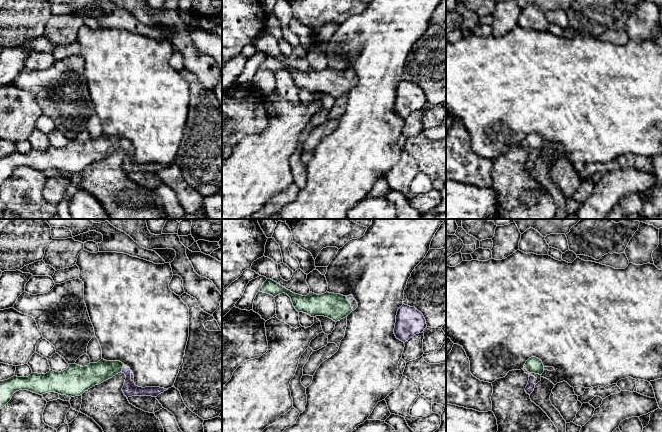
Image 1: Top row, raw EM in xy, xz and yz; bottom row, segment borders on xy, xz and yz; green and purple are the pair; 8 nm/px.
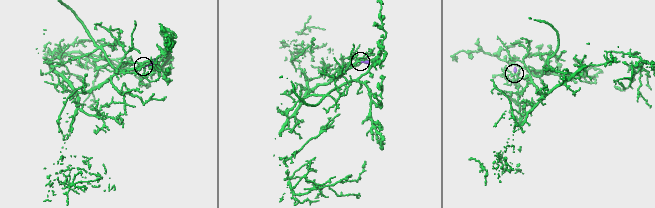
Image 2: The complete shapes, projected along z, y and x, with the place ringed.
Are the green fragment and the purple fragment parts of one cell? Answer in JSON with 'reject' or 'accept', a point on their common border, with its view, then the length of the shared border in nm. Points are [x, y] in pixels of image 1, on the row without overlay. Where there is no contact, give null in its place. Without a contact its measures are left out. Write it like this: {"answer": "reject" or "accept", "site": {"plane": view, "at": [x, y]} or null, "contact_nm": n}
{"answer": "accept", "site": {"plane": "yz", "at": [526, 145]}, "contact_nm": 70}

